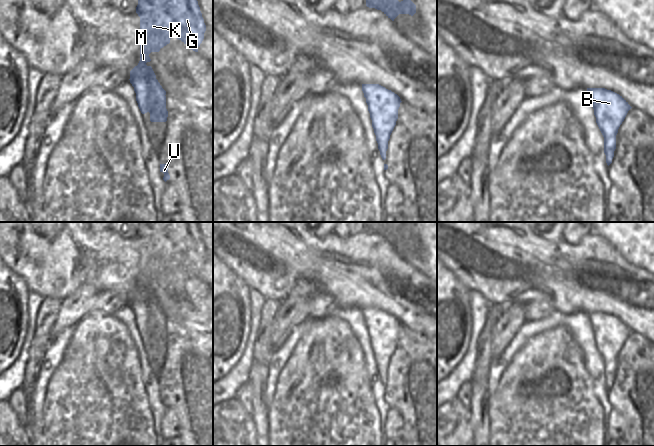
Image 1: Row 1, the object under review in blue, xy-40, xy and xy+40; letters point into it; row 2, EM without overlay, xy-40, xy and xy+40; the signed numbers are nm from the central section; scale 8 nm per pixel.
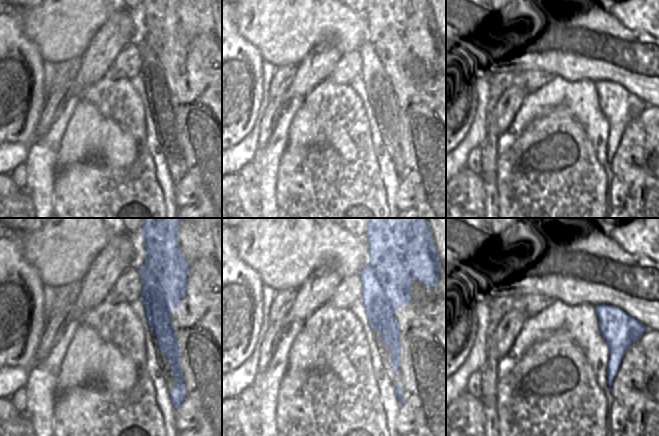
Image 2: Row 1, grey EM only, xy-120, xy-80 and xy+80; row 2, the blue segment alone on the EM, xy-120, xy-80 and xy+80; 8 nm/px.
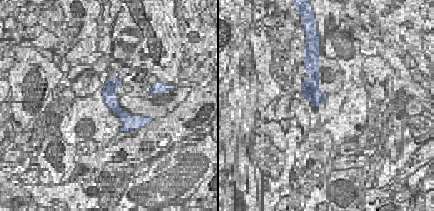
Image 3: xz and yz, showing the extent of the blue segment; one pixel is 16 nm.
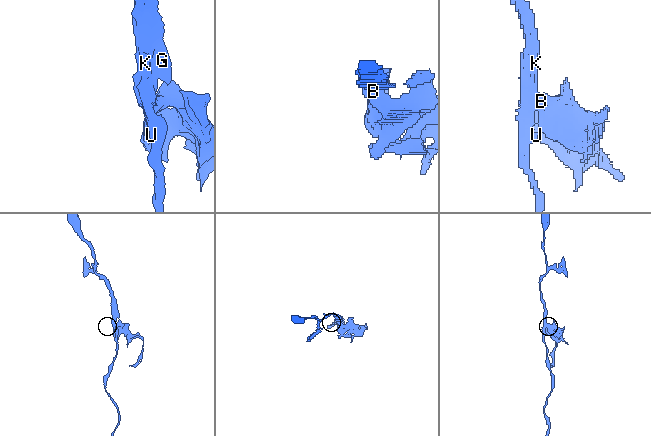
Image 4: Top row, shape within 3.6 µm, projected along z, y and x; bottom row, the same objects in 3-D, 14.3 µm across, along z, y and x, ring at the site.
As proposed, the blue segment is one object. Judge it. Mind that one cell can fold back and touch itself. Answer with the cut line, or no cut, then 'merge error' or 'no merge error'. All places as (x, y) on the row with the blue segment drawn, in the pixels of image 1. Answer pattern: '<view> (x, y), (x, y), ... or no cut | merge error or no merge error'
xy (387, 89), (367, 86), (366, 100) | merge error

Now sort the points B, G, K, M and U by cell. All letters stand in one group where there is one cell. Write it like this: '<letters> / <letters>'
B / G K M U

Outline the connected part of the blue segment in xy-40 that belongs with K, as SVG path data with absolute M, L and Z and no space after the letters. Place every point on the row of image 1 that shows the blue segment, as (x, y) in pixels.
M138 0L136 13L140 17L140 61L130 71L129 80L134 87L141 113L149 112L151 122L166 122L166 96L152 67L146 65L151 61L149 54L159 52L170 43L171 38L181 40L188 48L198 52L198 47L204 39L206 25L197 0Z

